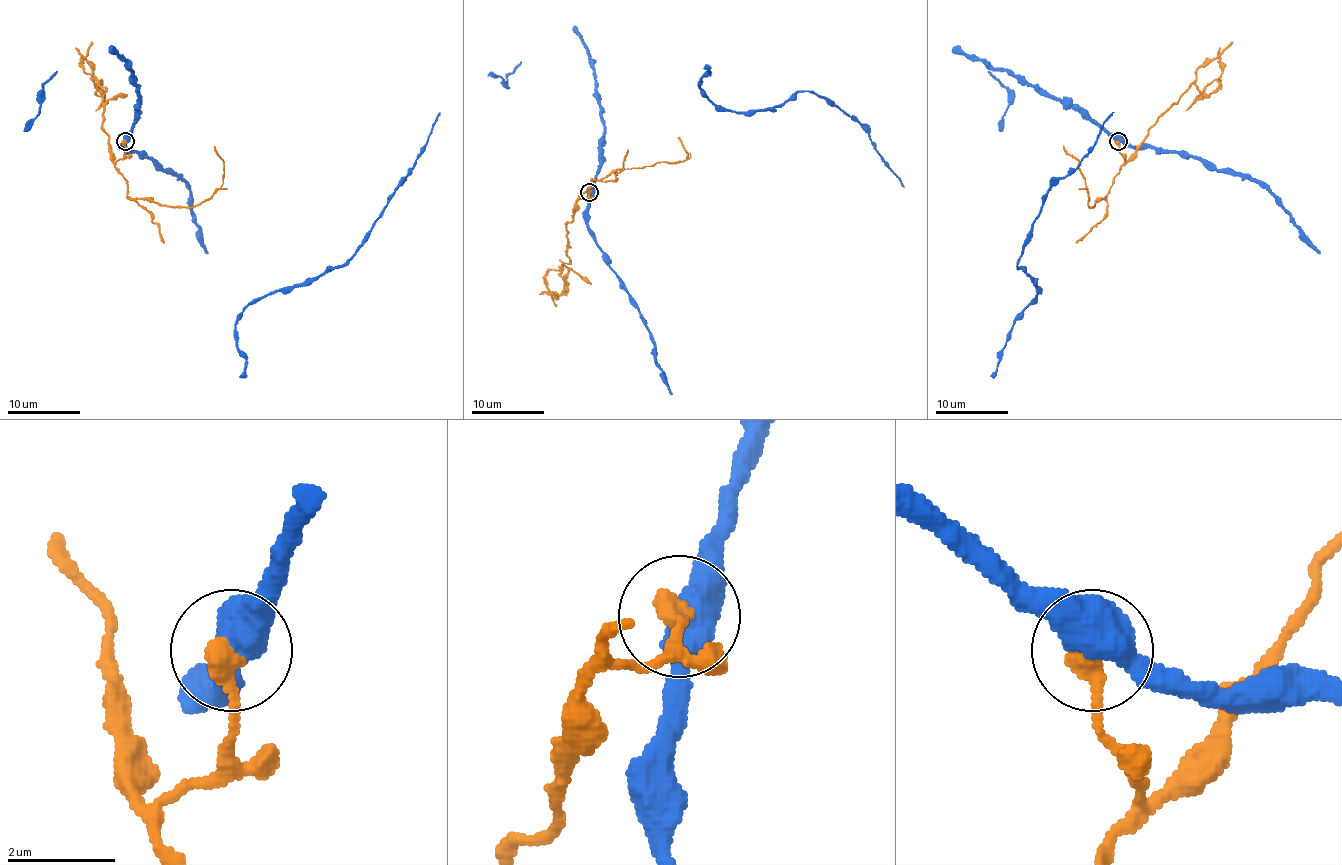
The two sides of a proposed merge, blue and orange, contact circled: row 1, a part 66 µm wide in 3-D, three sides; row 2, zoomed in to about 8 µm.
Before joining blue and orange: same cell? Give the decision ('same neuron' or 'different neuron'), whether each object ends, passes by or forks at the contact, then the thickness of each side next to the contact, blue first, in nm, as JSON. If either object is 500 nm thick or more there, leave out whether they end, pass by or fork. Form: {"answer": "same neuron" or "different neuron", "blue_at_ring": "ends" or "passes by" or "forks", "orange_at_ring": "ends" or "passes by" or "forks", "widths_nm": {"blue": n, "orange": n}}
{"answer": "different neuron", "widths_nm": {"blue": 600, "orange": 440}}

